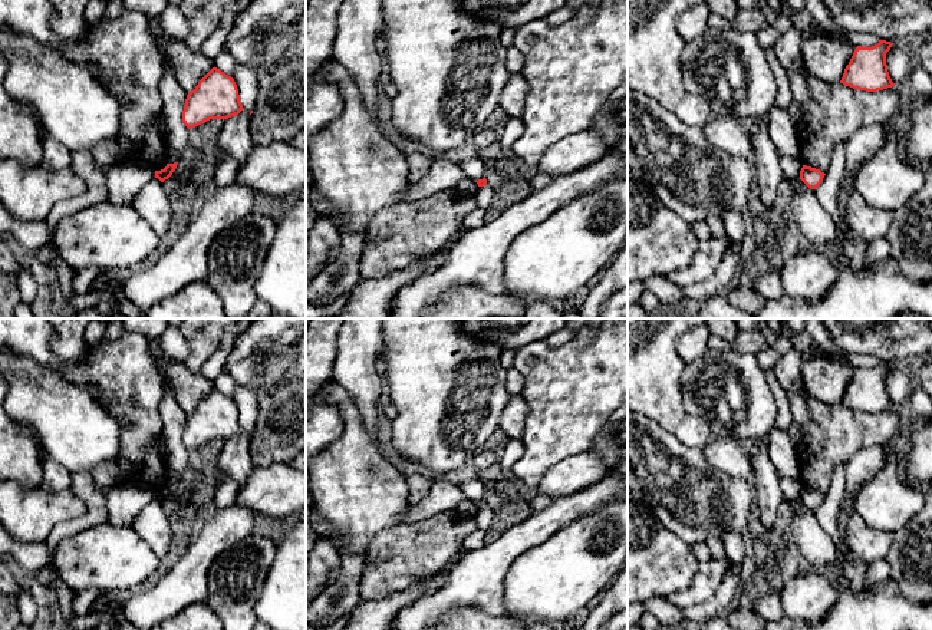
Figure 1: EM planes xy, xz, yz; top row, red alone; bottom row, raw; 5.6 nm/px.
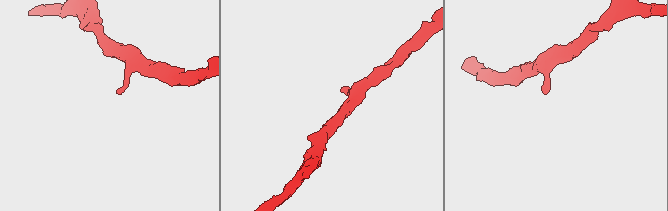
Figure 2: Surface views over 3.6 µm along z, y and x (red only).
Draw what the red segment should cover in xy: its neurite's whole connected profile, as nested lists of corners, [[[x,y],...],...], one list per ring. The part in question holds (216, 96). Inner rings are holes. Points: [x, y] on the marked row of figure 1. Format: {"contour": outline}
{"contour": [[[213,67],[187,95],[182,122],[191,129],[210,119],[228,119],[243,111],[234,79]]]}

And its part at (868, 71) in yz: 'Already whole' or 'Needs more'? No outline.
Already whole

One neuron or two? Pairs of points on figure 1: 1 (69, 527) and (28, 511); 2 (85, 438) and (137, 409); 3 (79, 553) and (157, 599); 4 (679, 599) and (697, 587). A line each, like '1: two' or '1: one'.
1: two
2: two
3: two
4: one

